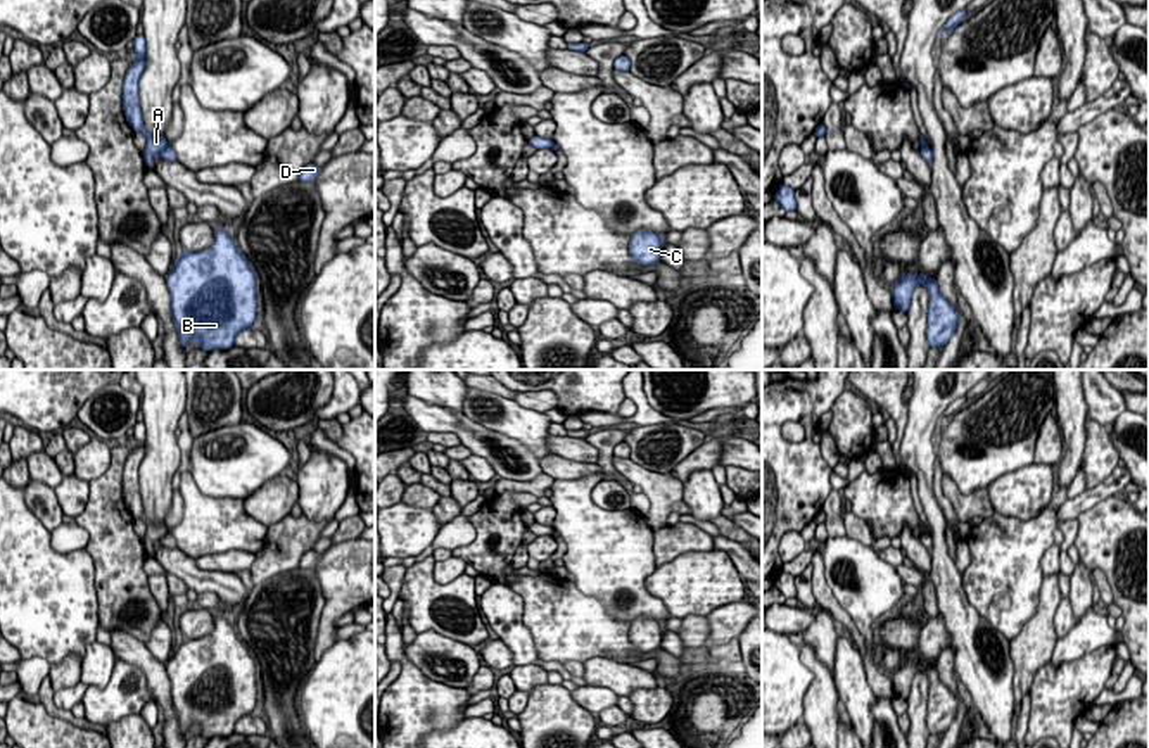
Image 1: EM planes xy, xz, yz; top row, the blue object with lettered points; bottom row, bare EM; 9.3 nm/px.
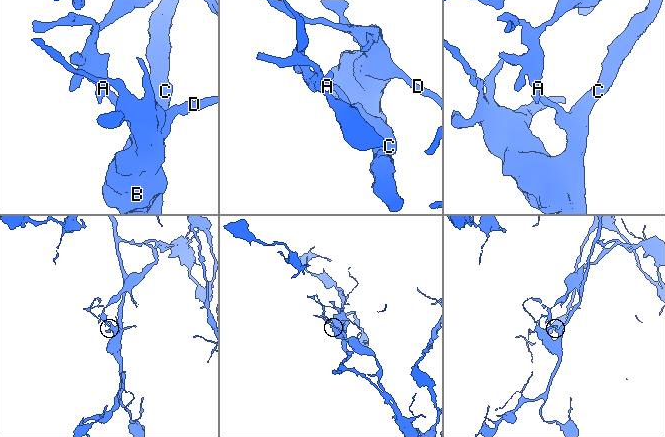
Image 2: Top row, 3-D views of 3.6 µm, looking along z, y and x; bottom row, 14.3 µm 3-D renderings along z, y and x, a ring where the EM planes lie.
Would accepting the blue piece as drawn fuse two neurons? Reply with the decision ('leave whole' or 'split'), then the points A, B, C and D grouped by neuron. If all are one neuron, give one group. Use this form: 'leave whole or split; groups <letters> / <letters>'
split; groups A / B C D

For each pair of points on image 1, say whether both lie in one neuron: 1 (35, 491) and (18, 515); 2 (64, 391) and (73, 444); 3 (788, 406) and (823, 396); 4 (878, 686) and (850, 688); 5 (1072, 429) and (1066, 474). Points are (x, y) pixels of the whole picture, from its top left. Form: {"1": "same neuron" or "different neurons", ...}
{"1": "different neurons", "2": "different neurons", "3": "same neuron", "4": "different neurons", "5": "same neuron"}

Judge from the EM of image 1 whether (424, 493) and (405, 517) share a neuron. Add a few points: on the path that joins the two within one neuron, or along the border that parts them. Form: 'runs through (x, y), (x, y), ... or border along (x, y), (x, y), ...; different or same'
border along (393, 503), (429, 507), (439, 527); different

